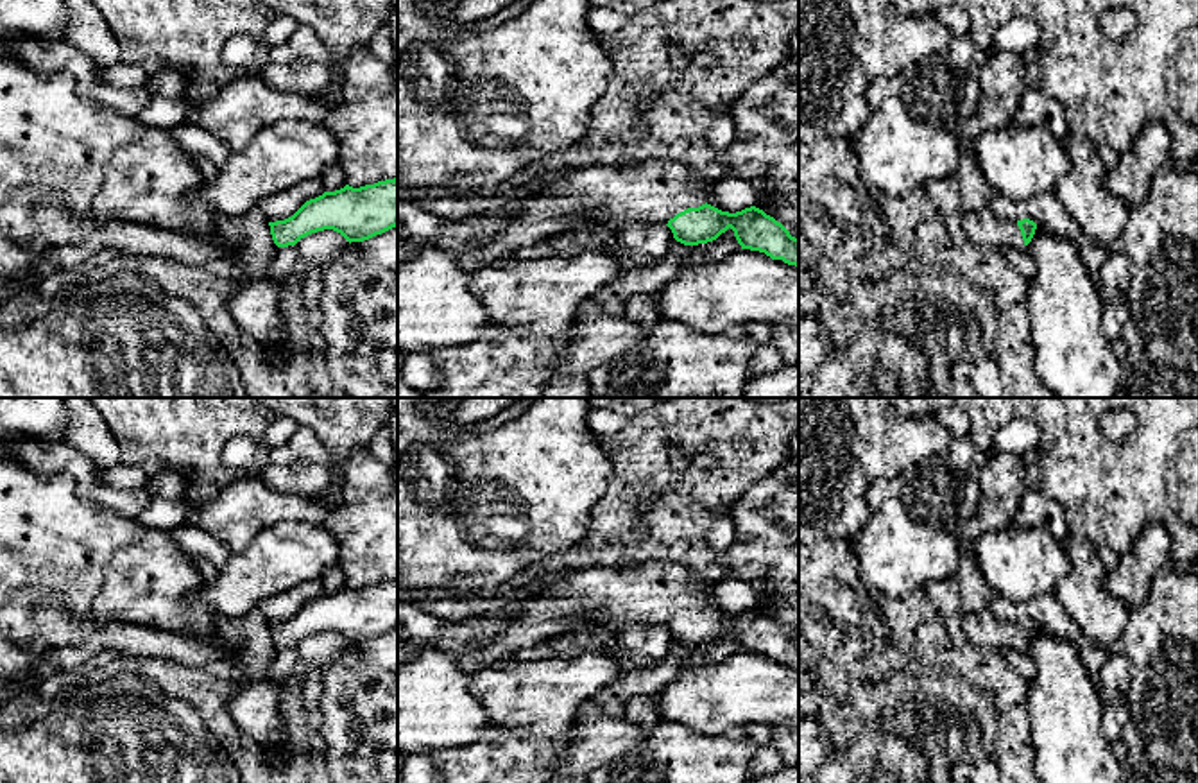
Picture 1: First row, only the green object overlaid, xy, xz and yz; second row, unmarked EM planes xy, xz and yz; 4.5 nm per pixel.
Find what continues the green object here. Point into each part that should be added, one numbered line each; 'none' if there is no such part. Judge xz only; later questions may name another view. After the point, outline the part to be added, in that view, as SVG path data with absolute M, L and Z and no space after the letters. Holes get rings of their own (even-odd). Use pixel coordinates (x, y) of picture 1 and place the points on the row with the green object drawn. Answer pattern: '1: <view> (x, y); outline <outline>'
1: xz (650, 190); outline M646 158L623 167L586 165L571 181L571 190L560 195L530 195L516 202L507 226L492 235L487 247L478 253L455 254L457 263L467 272L487 265L492 260L510 256L516 249L537 240L568 233L589 224L623 226L629 222L664 222L688 208L706 204L709 186L695 179L689 165L661 158Z

